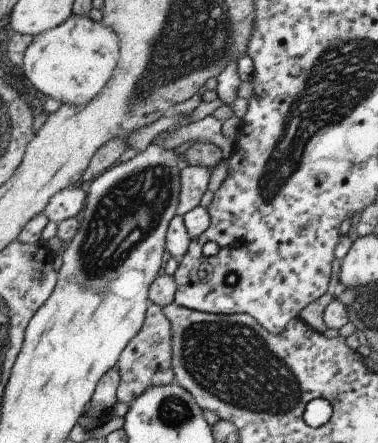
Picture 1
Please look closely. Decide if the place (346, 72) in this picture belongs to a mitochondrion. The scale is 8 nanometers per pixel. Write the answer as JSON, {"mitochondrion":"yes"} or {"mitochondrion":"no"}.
{"mitochondrion":"yes"}

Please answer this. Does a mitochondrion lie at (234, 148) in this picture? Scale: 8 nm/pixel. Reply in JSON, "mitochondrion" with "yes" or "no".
{"mitochondrion":"no"}

